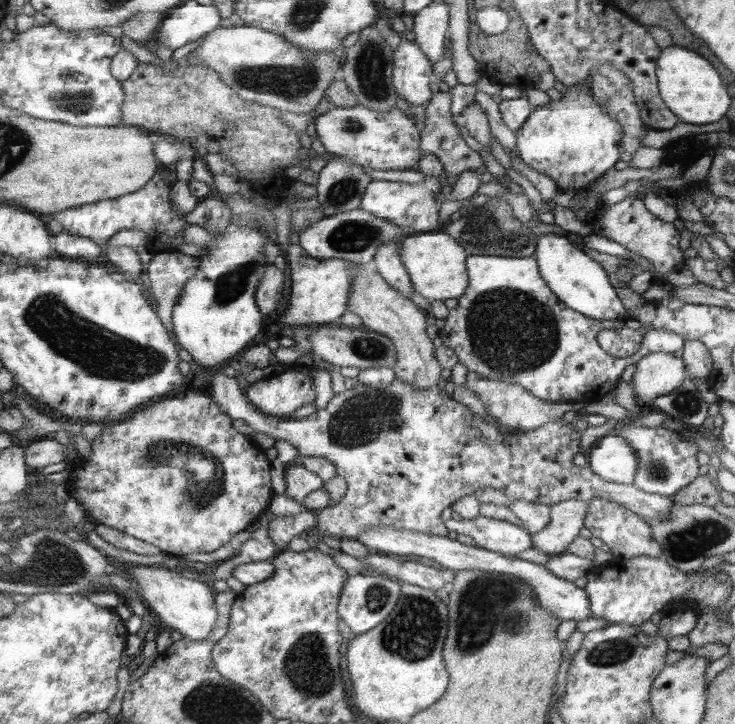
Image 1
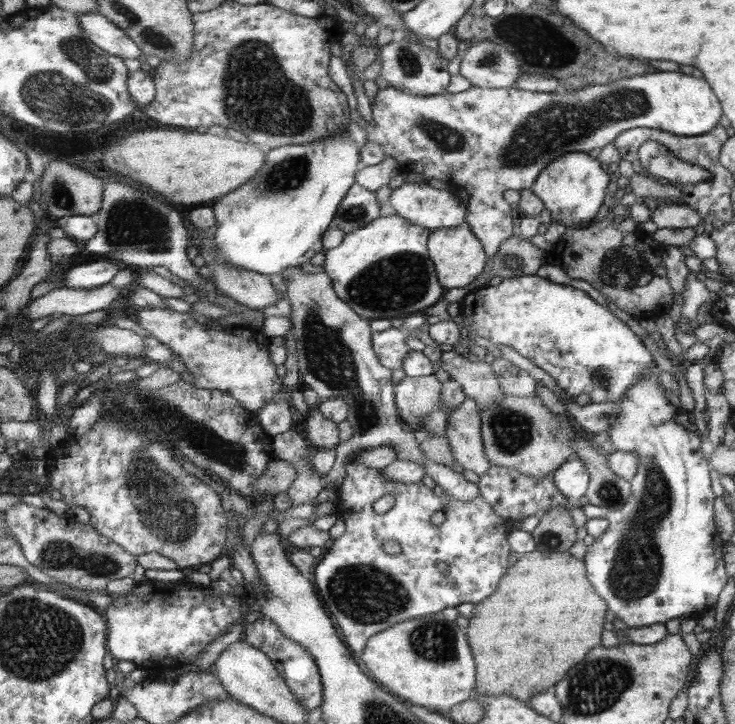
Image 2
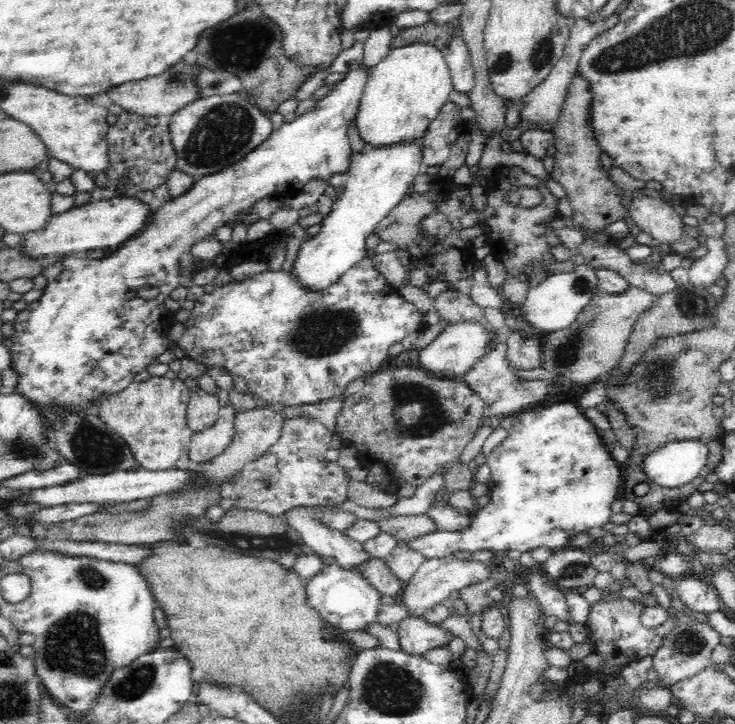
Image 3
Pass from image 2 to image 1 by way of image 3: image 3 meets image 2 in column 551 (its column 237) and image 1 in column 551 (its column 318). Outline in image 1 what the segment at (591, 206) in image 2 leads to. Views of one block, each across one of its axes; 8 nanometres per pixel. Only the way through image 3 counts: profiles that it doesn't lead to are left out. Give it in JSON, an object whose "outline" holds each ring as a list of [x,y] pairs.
{"outline":[[[575,86],[561,100],[535,108],[529,122],[517,132],[517,152],[527,166],[549,176],[561,190],[577,192],[605,178],[621,160],[623,134],[623,124],[593,98],[591,86]]]}

